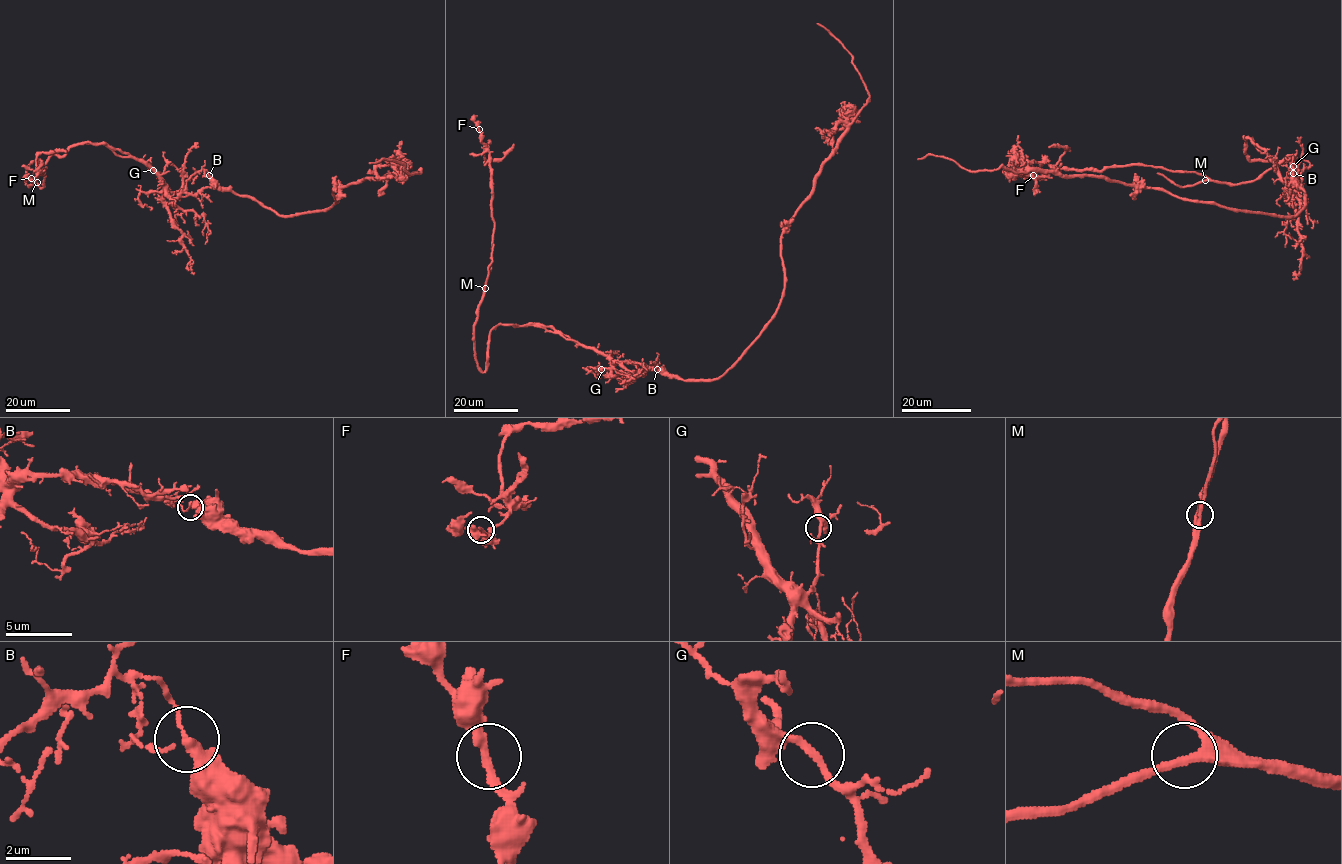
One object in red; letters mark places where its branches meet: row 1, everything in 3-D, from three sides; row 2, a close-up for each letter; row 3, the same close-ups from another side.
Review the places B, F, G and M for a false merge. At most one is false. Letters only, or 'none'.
B

